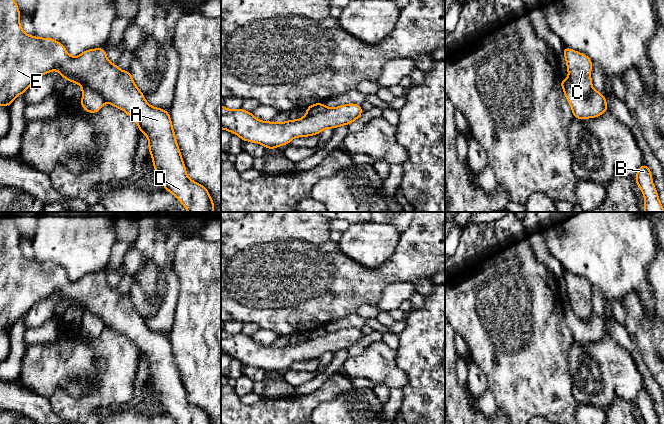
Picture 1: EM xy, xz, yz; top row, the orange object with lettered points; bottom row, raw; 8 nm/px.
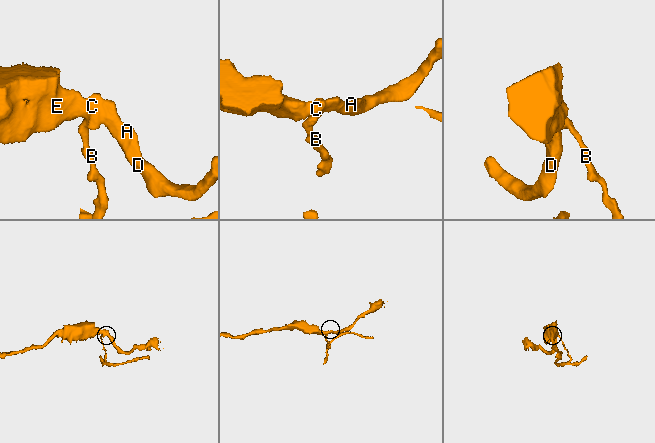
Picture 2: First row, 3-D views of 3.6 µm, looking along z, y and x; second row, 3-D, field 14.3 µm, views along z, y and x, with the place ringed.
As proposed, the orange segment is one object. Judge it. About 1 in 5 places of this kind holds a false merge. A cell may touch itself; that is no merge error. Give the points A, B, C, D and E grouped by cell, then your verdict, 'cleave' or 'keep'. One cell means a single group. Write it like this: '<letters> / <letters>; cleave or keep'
A C D E / B; cleave

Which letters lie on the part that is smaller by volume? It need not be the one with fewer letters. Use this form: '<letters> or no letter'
B

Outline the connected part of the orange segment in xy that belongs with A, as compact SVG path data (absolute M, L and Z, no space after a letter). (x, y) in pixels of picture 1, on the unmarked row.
M8 216L0 220L0 330L11 329L15 322L25 317L40 300L58 294L60 301L83 311L99 316L105 326L125 335L139 350L149 364L149 376L155 396L163 412L178 424L212 424L208 414L189 403L177 368L172 345L168 335L150 330L144 318L135 309L130 295L121 295L117 288L111 288L104 271L89 273L77 281L71 281L64 269L50 261L38 262L24 257L20 246L20 235Z

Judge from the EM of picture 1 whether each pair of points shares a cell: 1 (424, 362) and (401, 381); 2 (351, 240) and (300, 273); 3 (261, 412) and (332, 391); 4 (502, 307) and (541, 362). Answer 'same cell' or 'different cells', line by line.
1: different cells
2: different cells
3: same cell
4: same cell

